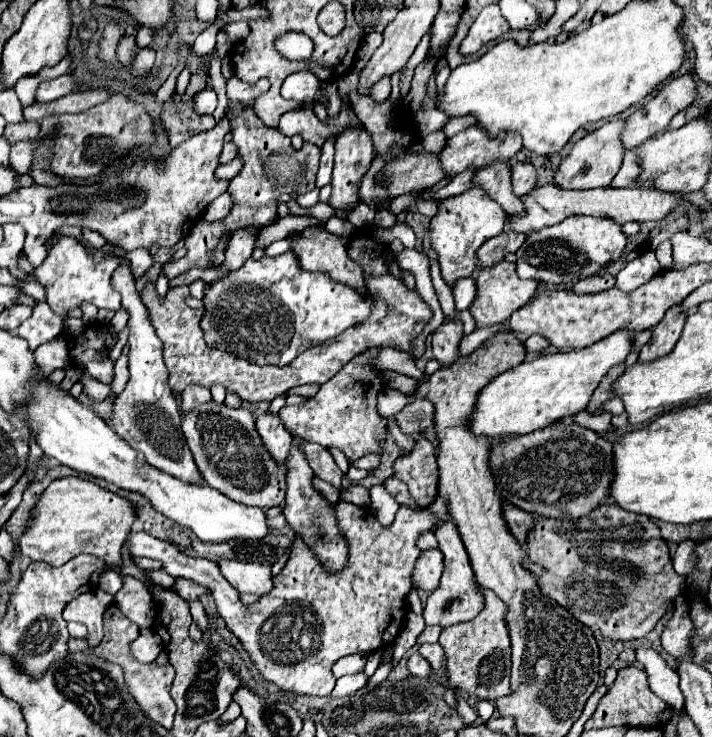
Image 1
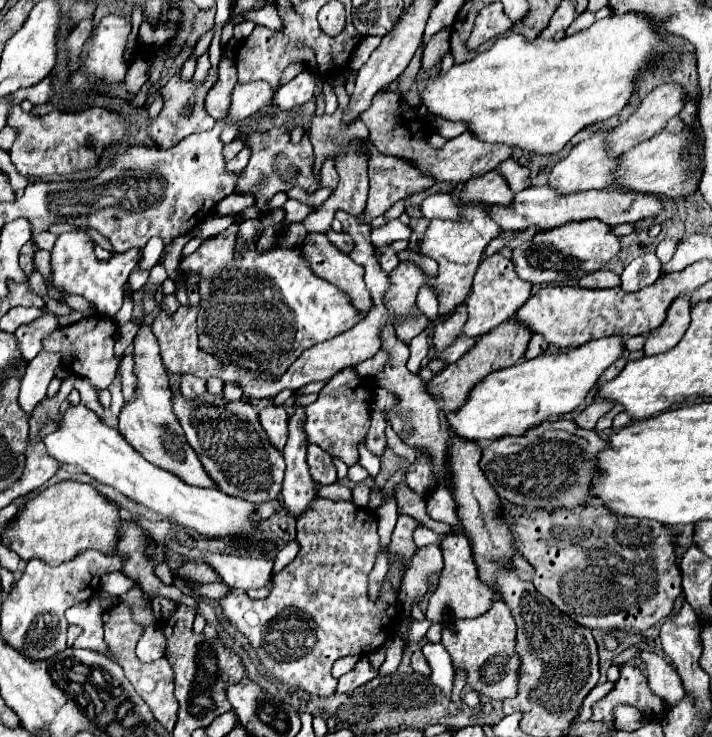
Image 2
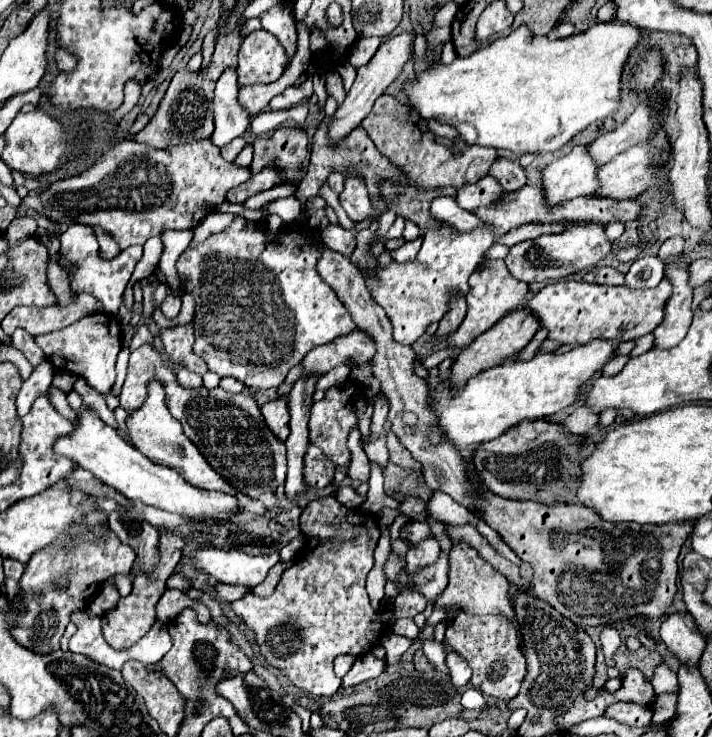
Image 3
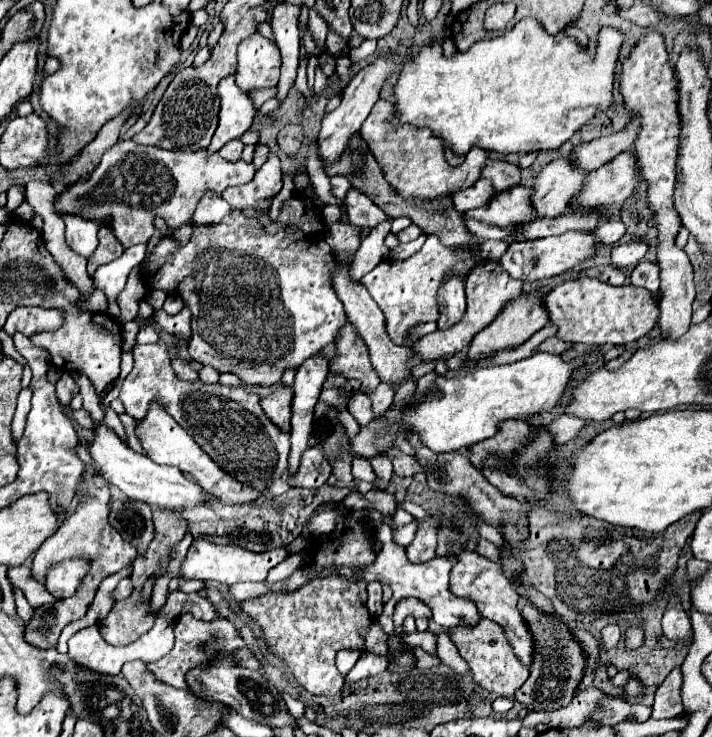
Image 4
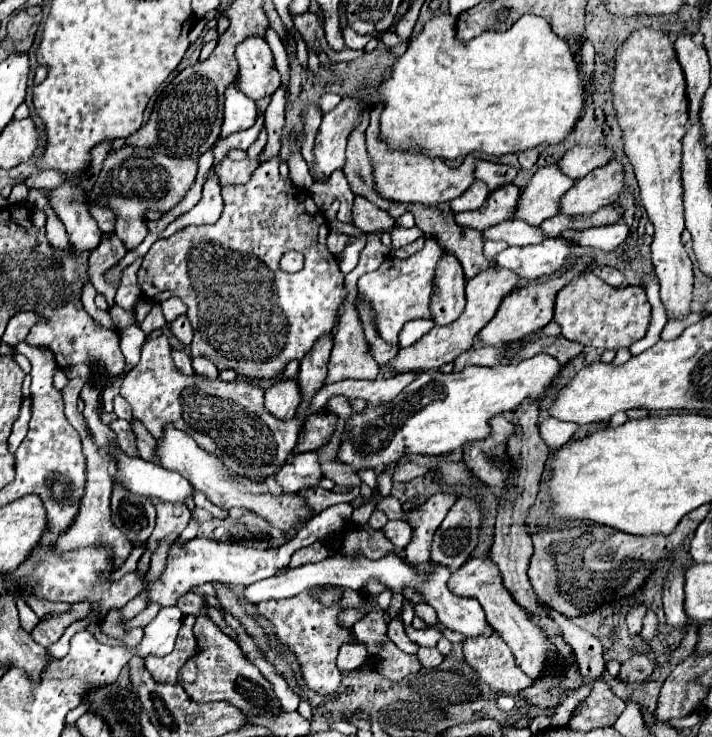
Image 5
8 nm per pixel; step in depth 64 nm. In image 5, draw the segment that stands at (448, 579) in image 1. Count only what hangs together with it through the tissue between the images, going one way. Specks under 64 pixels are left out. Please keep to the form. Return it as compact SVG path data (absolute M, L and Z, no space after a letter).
M474 556L468 558L456 572L452 572L450 590L458 596L476 598L480 602L488 624L500 632L500 636L504 638L504 642L510 646L510 650L514 654L516 664L532 680L534 680L534 676L538 676L538 672L546 670L546 660L554 660L554 656L560 656L556 646L550 640L546 640L544 630L540 630L540 626L536 628L534 622L526 616L526 612L520 608L520 604L514 602L508 588L502 584L498 566L494 566L494 562L490 558L474 558Z

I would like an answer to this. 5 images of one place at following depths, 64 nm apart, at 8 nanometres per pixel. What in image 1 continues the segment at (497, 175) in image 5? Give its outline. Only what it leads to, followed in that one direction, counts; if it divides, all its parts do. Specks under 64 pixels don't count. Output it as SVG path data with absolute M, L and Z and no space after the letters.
M516 158L510 160L510 168L512 168L514 194L524 198L530 190L536 188L536 182L538 182L536 168L530 162L516 162Z

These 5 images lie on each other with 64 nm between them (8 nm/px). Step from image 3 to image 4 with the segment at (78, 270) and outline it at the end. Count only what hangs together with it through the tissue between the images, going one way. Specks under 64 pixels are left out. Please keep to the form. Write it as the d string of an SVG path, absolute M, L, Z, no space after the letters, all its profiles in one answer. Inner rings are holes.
M62 216L66 222L66 244L86 260L94 254L98 246L98 224L94 220L82 220L78 216ZM136 244L132 248L126 248L124 254L120 258L116 258L110 264L98 266L94 276L92 276L92 286L94 290L102 290L108 298L108 304L116 302L118 294L124 290L128 274L132 272L132 268L136 264L140 264L144 260L144 250L146 244Z

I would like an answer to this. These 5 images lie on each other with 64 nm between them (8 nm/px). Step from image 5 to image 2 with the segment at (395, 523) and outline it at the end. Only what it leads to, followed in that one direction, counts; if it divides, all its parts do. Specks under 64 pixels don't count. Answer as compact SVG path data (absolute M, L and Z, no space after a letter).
M418 526L416 528L416 532L414 532L414 544L418 548L424 548L428 544L438 544L438 542L440 542L440 536L436 532L432 532L430 528L426 528L426 526Z

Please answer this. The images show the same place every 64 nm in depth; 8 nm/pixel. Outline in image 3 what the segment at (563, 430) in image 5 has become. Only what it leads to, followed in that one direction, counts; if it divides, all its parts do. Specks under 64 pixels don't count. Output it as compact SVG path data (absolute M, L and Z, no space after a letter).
M578 406L566 420L564 426L568 432L572 434L584 434L588 432L592 426L598 424L598 414L594 410L590 410L588 406Z

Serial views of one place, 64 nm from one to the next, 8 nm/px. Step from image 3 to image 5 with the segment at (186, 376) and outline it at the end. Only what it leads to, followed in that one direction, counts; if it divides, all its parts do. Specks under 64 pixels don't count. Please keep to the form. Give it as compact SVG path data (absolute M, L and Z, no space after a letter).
M172 350L172 358L174 358L176 368L178 368L182 374L186 374L186 376L194 376L194 374L196 374L194 368L192 368L190 356L188 356L186 352L182 352L182 350Z

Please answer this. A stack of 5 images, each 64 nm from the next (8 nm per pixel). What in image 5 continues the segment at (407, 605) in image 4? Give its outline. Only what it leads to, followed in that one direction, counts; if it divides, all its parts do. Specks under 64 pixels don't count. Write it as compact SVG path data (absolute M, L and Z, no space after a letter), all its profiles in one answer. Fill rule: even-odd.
M412 603L412 605L412 608L414 608L414 614L420 616L428 626L434 626L434 624L436 624L436 612L434 612L434 608L430 608L430 605L426 603ZM398 614L398 617L390 621L387 627L388 637L402 651L408 654L415 655L417 653L419 646L414 644L411 640L409 640L401 620L402 616Z

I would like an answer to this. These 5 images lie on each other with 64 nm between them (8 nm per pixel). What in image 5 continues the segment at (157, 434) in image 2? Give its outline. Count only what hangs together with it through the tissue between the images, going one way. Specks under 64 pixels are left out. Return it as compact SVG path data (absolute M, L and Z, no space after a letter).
M164 424L162 436L156 440L156 452L154 452L160 460L162 466L166 468L174 468L178 474L186 476L186 480L190 480L194 484L196 490L204 492L208 496L208 500L220 508L248 508L260 516L264 516L268 522L272 522L272 526L280 528L280 530L290 530L298 520L306 520L310 516L310 508L306 508L302 504L302 498L296 494L280 494L274 496L268 492L268 486L262 484L254 484L252 480L246 480L246 476L234 476L230 474L230 470L216 458L210 456L206 450L202 450L194 438L178 428L174 428L172 424Z

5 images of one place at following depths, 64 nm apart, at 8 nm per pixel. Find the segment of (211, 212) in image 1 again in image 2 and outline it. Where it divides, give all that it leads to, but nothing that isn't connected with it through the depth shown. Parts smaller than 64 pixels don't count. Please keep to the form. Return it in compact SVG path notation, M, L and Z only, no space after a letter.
M230 194L224 198L222 204L218 204L214 208L214 216L232 216L238 214L242 210L246 210L248 206L254 204L254 196L240 196L240 194Z

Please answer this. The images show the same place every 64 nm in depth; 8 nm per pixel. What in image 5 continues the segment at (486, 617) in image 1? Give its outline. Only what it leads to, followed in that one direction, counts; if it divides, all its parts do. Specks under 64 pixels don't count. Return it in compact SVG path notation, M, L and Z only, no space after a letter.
M496 630L490 636L466 636L462 654L470 668L498 694L514 696L530 686L530 678L518 668L510 648Z

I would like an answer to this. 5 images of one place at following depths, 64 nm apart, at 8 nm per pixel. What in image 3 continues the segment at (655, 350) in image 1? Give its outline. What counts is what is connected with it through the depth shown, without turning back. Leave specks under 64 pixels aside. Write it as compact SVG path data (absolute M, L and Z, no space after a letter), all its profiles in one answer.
M678 256L664 260L664 276L674 284L674 292L666 302L664 320L654 330L654 348L674 348L692 324L692 288L688 286L688 270L674 264Z

